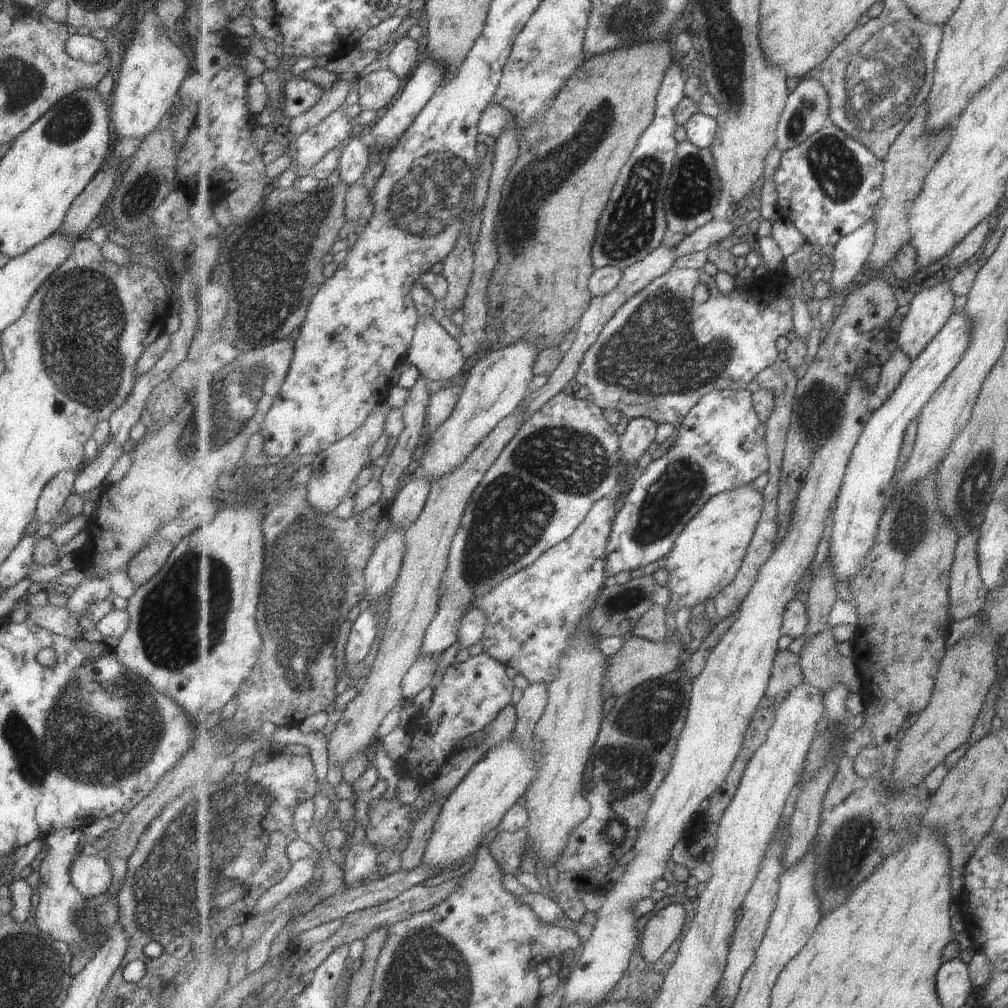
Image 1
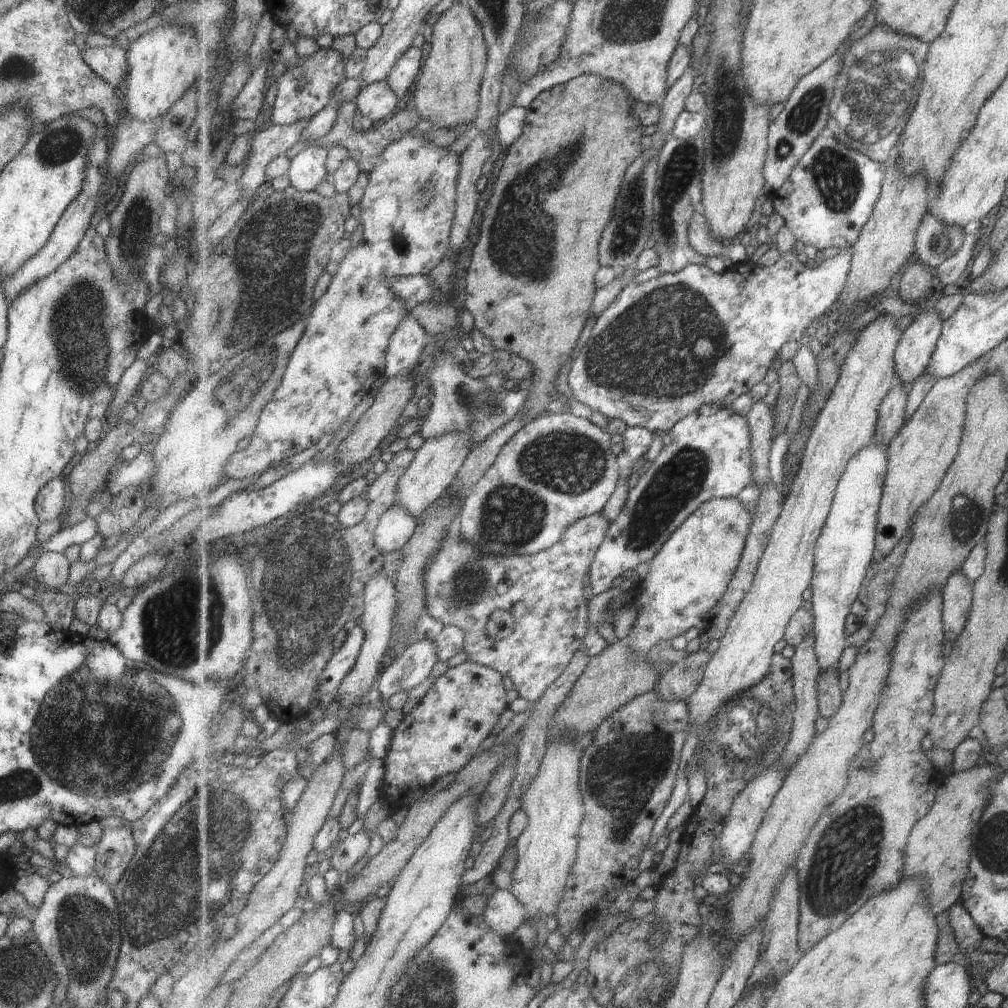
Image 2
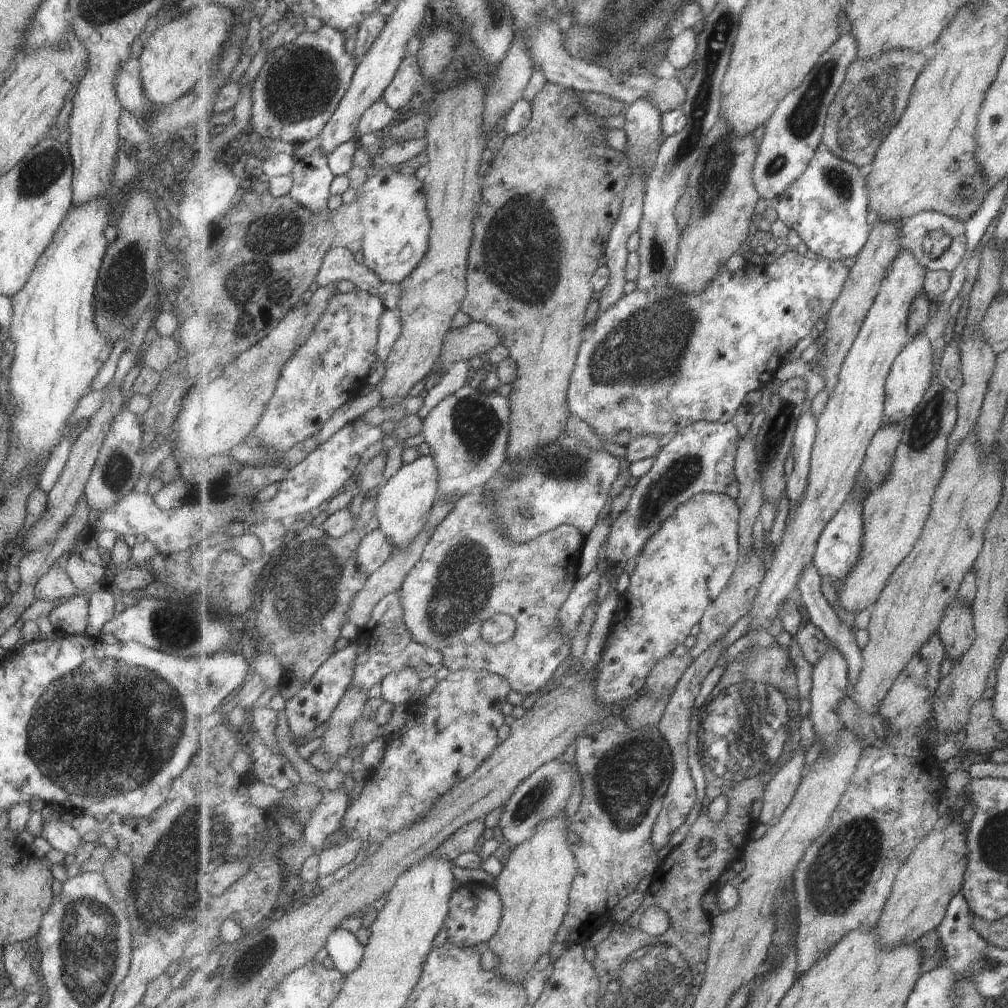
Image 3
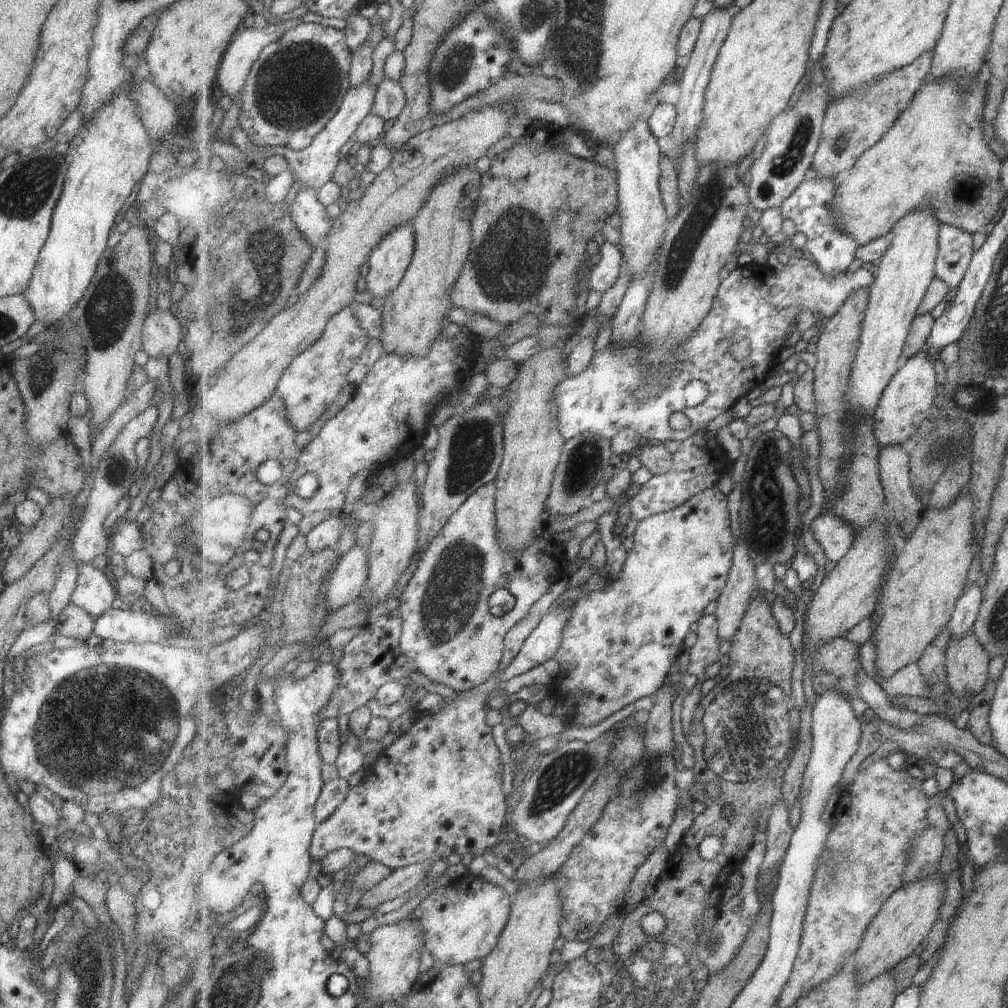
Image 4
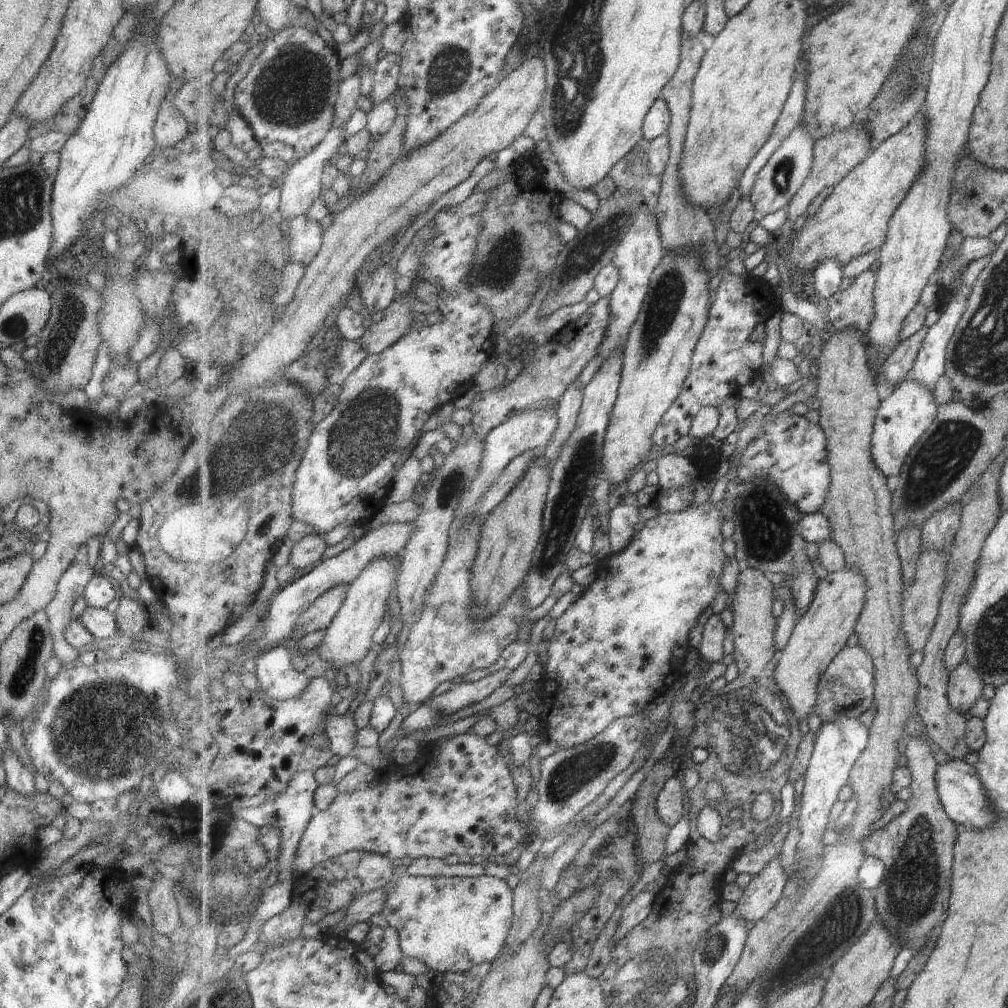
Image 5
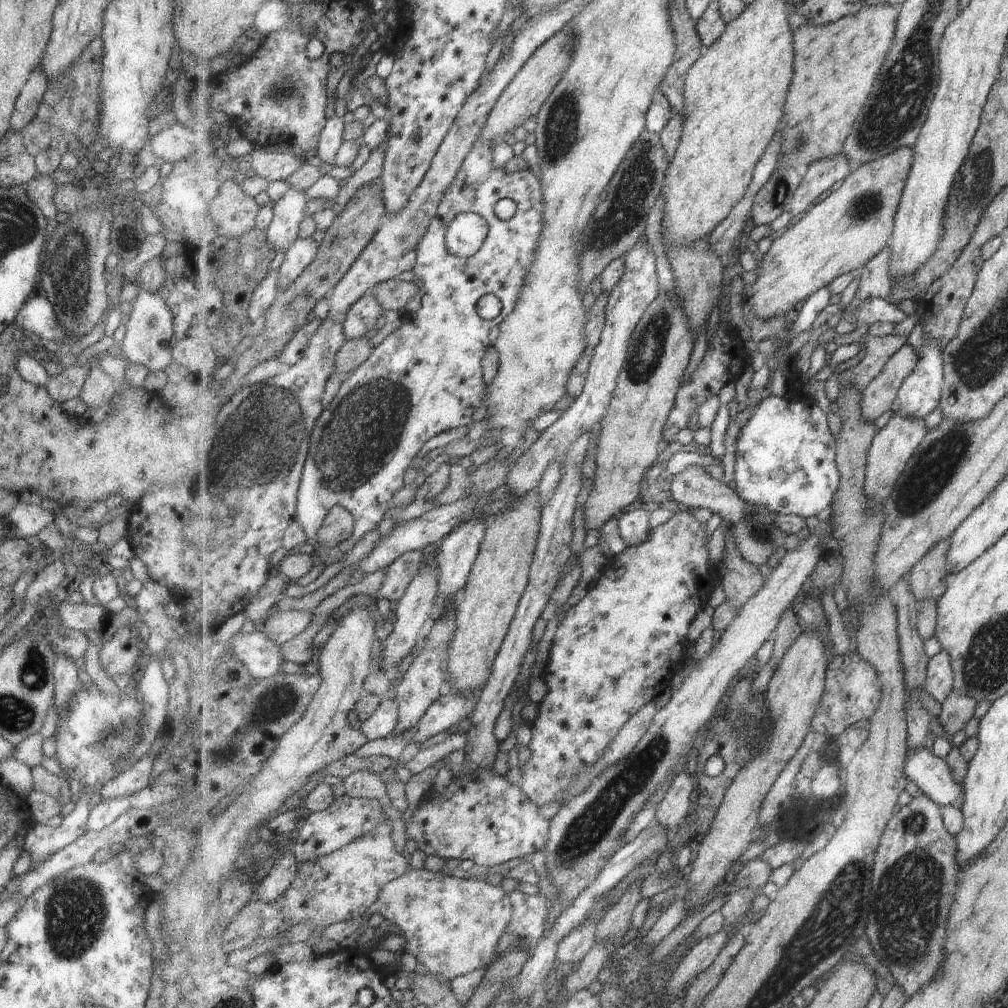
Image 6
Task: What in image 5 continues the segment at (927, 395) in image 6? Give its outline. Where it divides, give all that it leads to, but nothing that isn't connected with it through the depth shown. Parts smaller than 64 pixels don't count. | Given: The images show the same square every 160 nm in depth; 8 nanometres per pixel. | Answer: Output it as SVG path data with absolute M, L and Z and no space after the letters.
M988 256L985 259L977 259L969 264L968 269L964 272L962 286L957 290L954 299L947 304L940 318L928 330L926 339L923 340L921 350L914 367L912 368L911 378L918 383L923 383L930 391L937 388L939 380L946 374L946 354L951 338L957 330L957 325L968 307L968 298L973 290L972 286L977 282L979 275L988 264Z

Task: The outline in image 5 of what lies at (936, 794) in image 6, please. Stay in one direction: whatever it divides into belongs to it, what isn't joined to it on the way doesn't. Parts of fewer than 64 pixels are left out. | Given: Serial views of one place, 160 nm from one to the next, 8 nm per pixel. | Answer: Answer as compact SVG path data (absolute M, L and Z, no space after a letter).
M949 760L938 765L936 770L938 794L945 812L958 824L973 829L989 829L997 822L996 810L988 798L987 788L981 782L980 776L973 765L967 760Z

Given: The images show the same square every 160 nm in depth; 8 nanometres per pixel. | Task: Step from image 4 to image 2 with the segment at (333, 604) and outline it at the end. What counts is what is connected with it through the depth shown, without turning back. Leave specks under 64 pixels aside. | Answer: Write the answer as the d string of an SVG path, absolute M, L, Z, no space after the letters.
M393 505L376 528L376 547L383 553L401 551L417 530L417 517L401 505Z

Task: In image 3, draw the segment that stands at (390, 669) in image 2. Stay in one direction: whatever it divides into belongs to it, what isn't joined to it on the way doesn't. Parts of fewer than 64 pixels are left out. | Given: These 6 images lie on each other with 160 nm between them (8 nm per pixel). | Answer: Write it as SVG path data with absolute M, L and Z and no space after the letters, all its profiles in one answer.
M412 668L392 672L380 682L383 701L394 704L411 703L422 678Z

